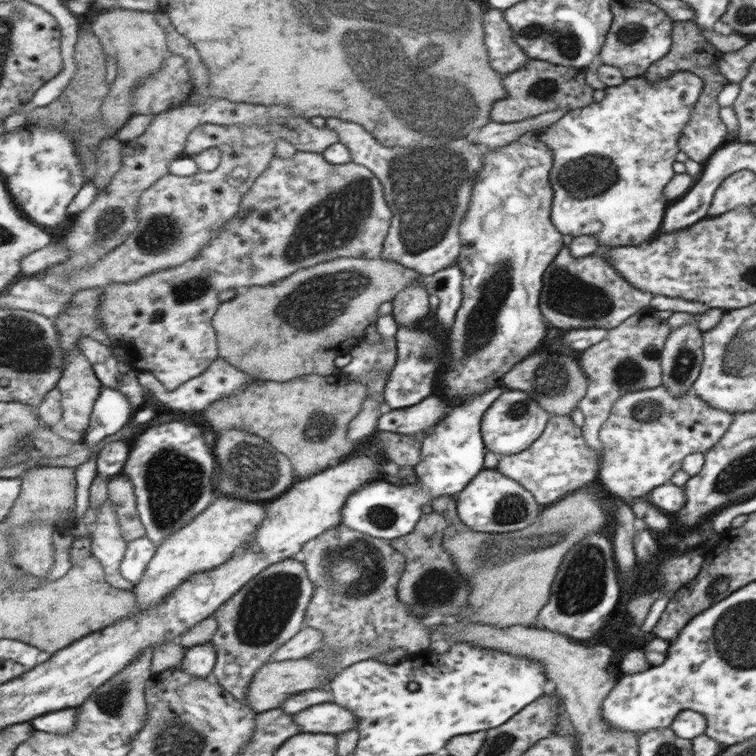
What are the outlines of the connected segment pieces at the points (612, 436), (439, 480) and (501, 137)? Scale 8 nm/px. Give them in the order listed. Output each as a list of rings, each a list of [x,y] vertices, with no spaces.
[[[660,385],[626,394],[615,402],[611,416],[600,432],[605,446],[601,456],[604,464],[599,474],[602,488],[626,501],[648,496],[652,489],[668,483],[668,478],[680,470],[686,456],[694,452],[704,454],[720,442],[734,419],[735,413],[708,407],[691,390],[676,397]]]
[[[503,386],[488,390],[466,405],[454,406],[429,433],[422,438],[420,461],[414,467],[417,483],[394,485],[386,480],[372,481],[351,494],[342,510],[342,524],[361,534],[392,541],[412,533],[422,516],[422,508],[440,496],[456,496],[486,468],[486,444],[483,442],[482,420],[496,399],[506,390]]]
[[[558,109],[518,122],[499,123],[493,121],[483,129],[474,132],[470,137],[474,138],[475,142],[479,142],[480,146],[503,147],[518,140],[520,135],[529,130],[545,130],[551,124],[558,122],[566,113],[566,109]]]

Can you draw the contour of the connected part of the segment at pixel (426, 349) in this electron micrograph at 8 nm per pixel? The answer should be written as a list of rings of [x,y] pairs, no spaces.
[[[411,325],[412,328],[397,328],[395,339],[397,340],[398,361],[395,368],[392,369],[390,379],[387,381],[386,389],[383,393],[384,403],[392,408],[408,408],[427,400],[433,395],[440,395],[440,376],[444,375],[444,363],[448,359],[449,353],[449,337],[447,340],[440,338],[440,334],[436,334],[436,330],[419,330],[417,325]]]

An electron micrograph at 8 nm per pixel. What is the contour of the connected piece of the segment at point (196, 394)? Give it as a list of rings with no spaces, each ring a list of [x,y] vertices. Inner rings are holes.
[[[224,358],[216,359],[206,370],[198,377],[191,378],[190,381],[183,382],[183,384],[175,390],[167,390],[157,379],[155,375],[147,372],[139,372],[139,383],[142,388],[146,388],[153,392],[156,400],[162,404],[166,404],[172,410],[182,410],[182,412],[196,412],[196,410],[204,410],[217,401],[225,400],[226,398],[238,397],[239,394],[246,392],[258,380],[253,378],[252,374],[248,374],[236,367],[234,364],[228,362]]]

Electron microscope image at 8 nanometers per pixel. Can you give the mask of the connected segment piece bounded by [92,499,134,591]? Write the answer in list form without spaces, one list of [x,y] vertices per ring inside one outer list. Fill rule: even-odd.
[[[109,499],[103,504],[93,536],[93,552],[104,563],[107,581],[116,588],[130,591],[133,582],[127,581],[120,570],[121,562],[127,552],[127,542],[120,533],[117,507]]]

